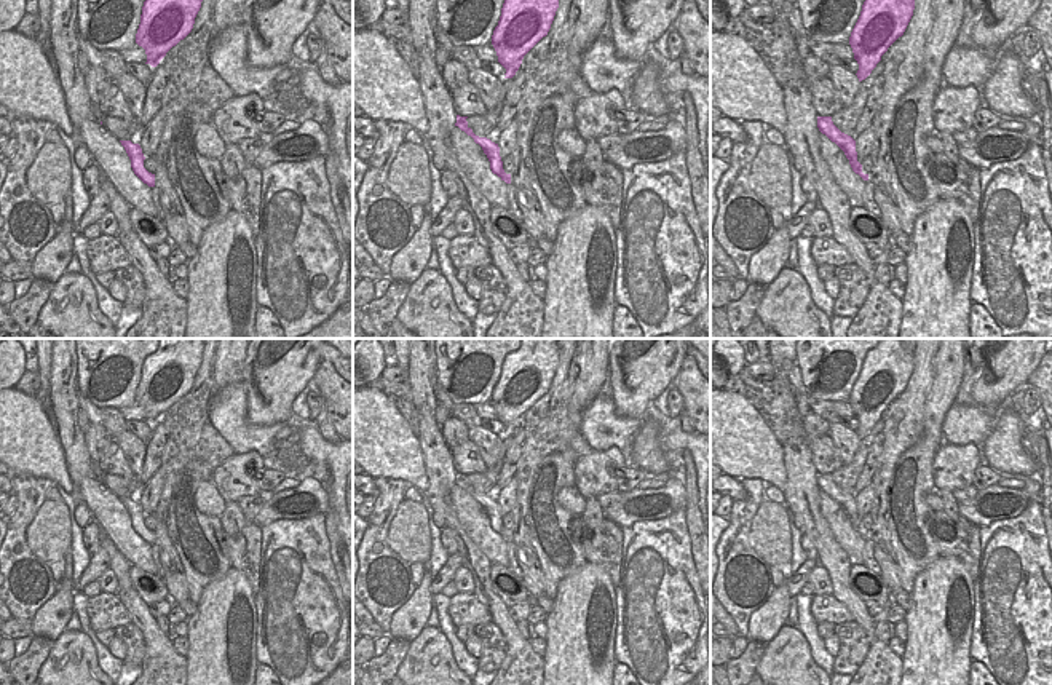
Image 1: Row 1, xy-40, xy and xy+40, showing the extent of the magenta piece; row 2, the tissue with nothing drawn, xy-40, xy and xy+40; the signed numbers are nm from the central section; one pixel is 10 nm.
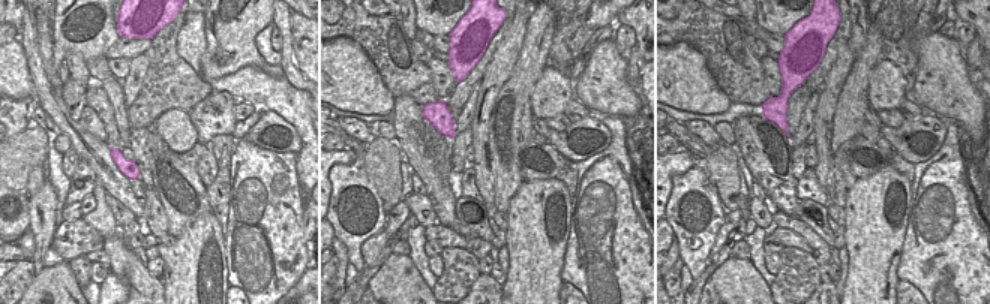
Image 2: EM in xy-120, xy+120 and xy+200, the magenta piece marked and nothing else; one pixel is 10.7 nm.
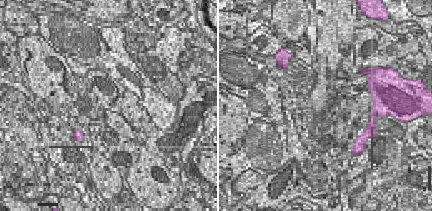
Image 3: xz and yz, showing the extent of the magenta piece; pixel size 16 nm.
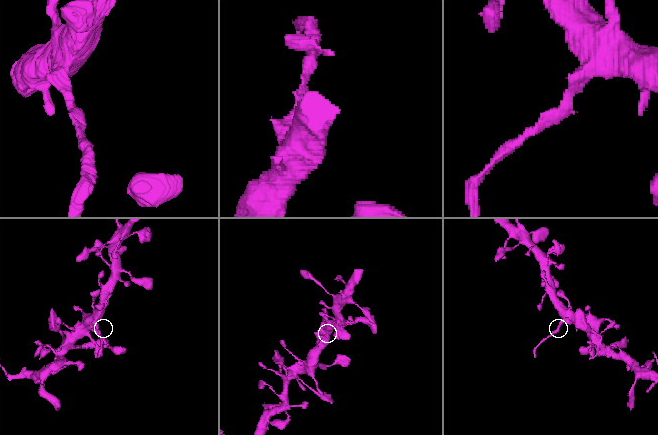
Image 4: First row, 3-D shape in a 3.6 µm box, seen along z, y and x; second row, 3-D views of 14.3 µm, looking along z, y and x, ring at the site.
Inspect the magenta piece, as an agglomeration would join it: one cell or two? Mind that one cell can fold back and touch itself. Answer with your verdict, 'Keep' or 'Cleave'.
Cleave

